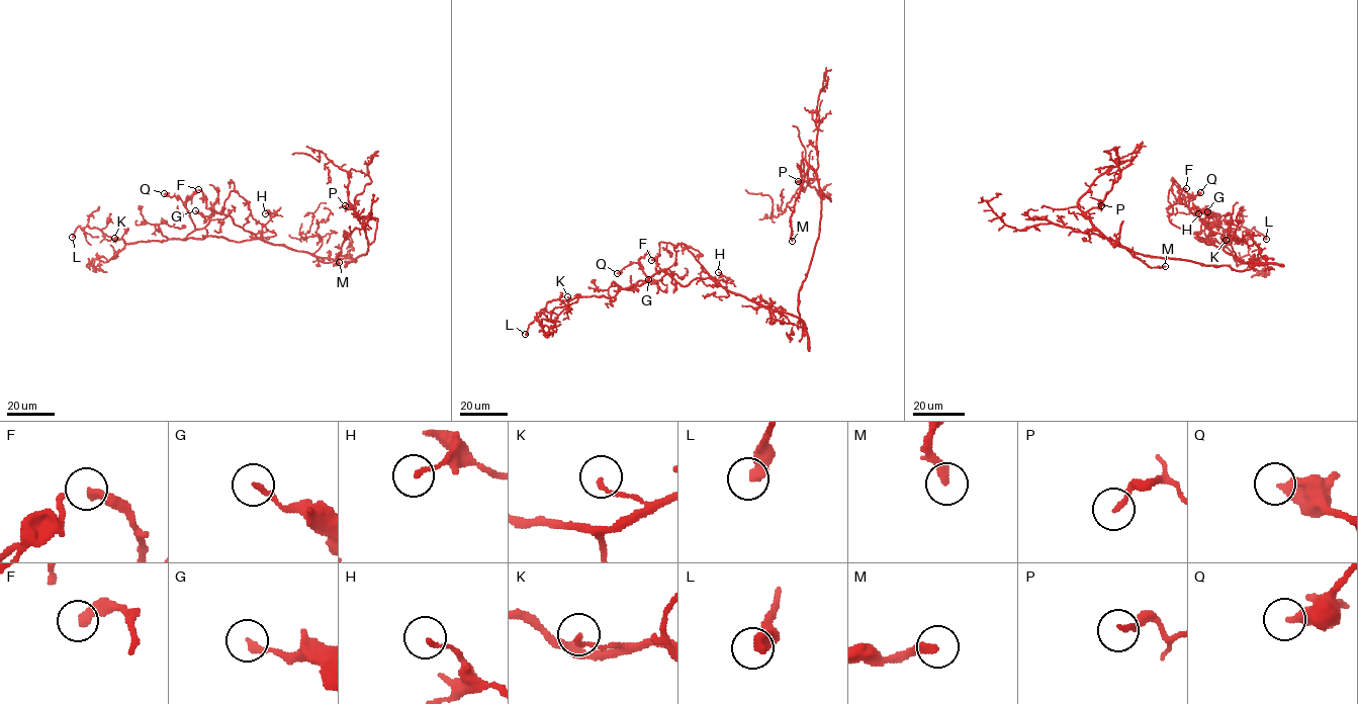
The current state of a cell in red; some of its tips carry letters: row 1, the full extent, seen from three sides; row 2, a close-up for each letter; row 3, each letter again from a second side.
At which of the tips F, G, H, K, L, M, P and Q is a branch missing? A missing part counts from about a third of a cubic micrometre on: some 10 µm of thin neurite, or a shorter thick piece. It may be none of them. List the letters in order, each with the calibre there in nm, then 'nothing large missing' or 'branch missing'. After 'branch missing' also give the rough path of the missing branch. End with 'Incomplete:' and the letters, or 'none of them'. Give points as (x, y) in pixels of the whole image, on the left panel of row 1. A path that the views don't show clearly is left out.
F: calibre 360 nm; nothing large missing
G: calibre 220 nm; nothing large missing
H: calibre 140 nm; nothing large missing
K: calibre 140 nm; nothing large missing
L: calibre 480 nm; nothing large missing
M: calibre 280 nm; branch missing
P: calibre 190 nm; nothing large missing
Q: calibre 440 nm; nothing large missing
Incomplete: M

